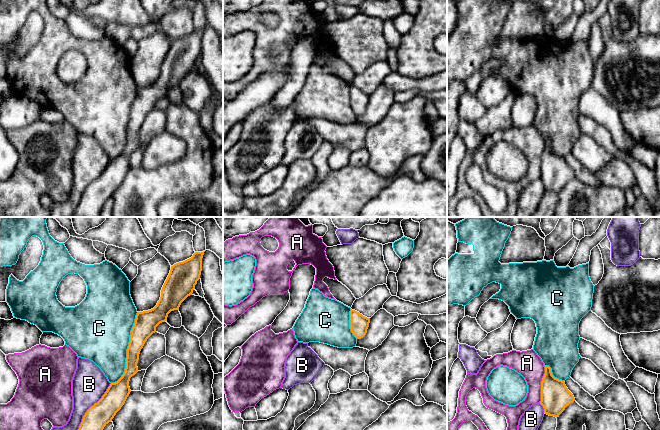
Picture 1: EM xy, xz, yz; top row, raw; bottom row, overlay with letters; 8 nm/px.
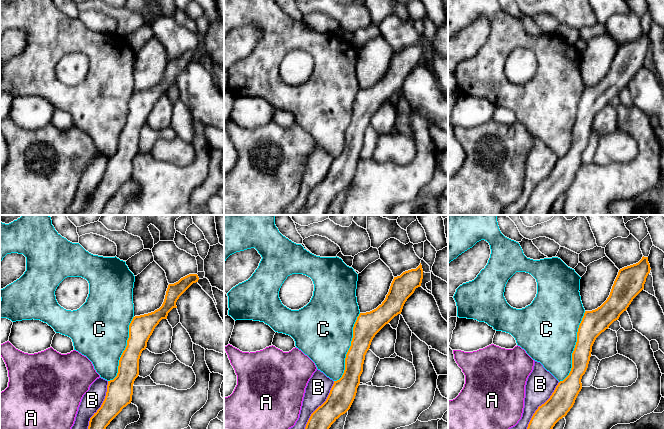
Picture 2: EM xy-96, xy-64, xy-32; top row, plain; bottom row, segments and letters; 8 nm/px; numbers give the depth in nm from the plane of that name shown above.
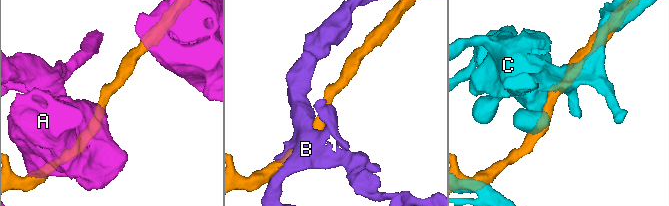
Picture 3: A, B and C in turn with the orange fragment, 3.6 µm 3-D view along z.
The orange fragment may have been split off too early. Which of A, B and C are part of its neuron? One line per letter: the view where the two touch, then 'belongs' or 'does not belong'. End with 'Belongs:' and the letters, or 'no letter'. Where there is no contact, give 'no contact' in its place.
A: yz | does not belong
B: xy | does not belong
C: xy | does not belong
Belongs: no letter

